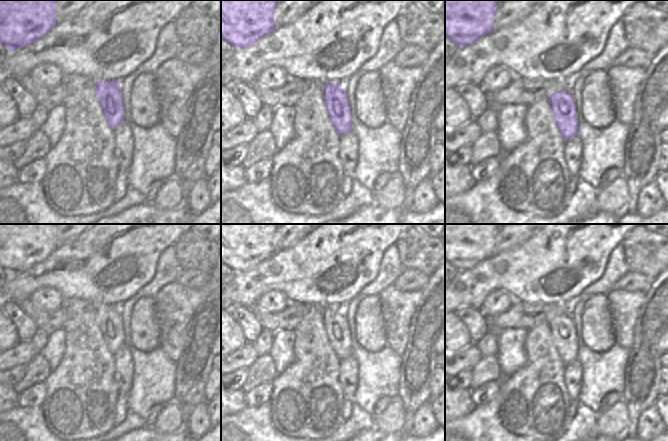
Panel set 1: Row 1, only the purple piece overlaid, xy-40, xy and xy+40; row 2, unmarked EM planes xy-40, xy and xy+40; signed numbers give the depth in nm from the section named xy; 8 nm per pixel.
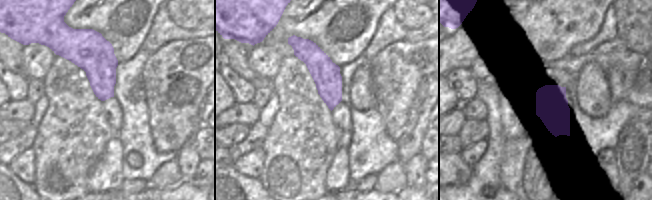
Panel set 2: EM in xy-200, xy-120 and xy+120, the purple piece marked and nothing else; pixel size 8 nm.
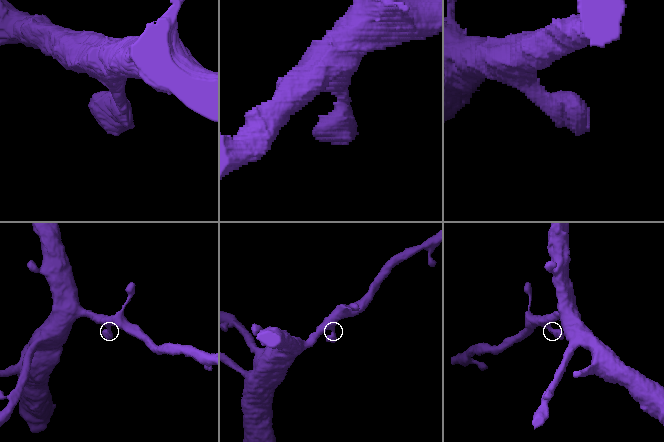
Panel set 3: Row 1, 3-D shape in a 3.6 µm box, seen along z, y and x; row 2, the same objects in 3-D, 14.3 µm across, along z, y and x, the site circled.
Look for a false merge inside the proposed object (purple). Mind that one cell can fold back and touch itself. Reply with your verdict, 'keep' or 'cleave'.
keep

